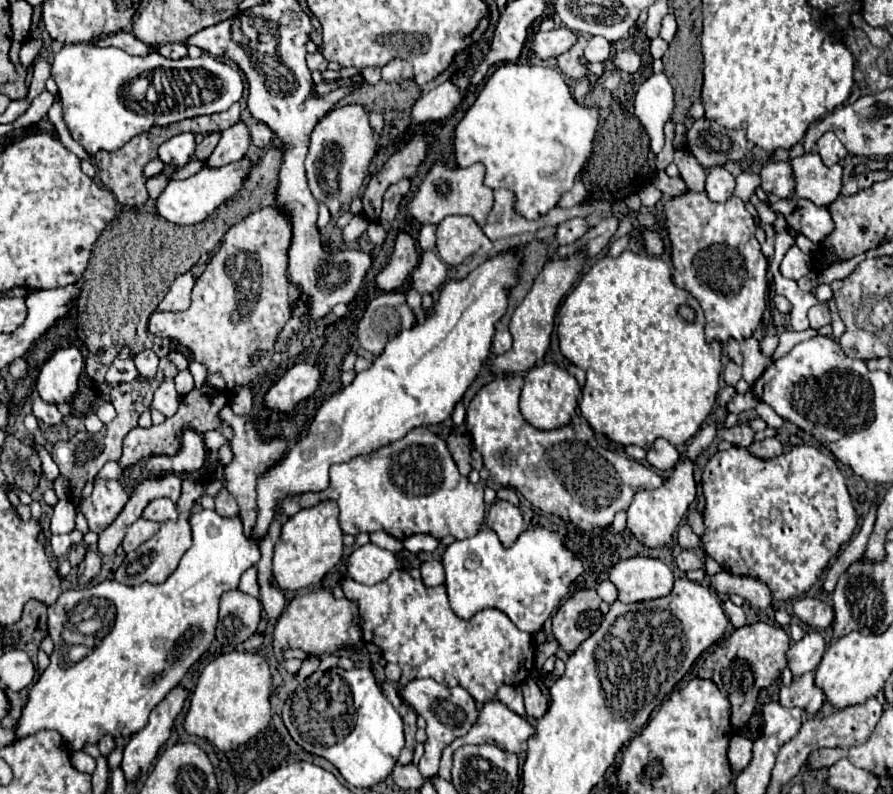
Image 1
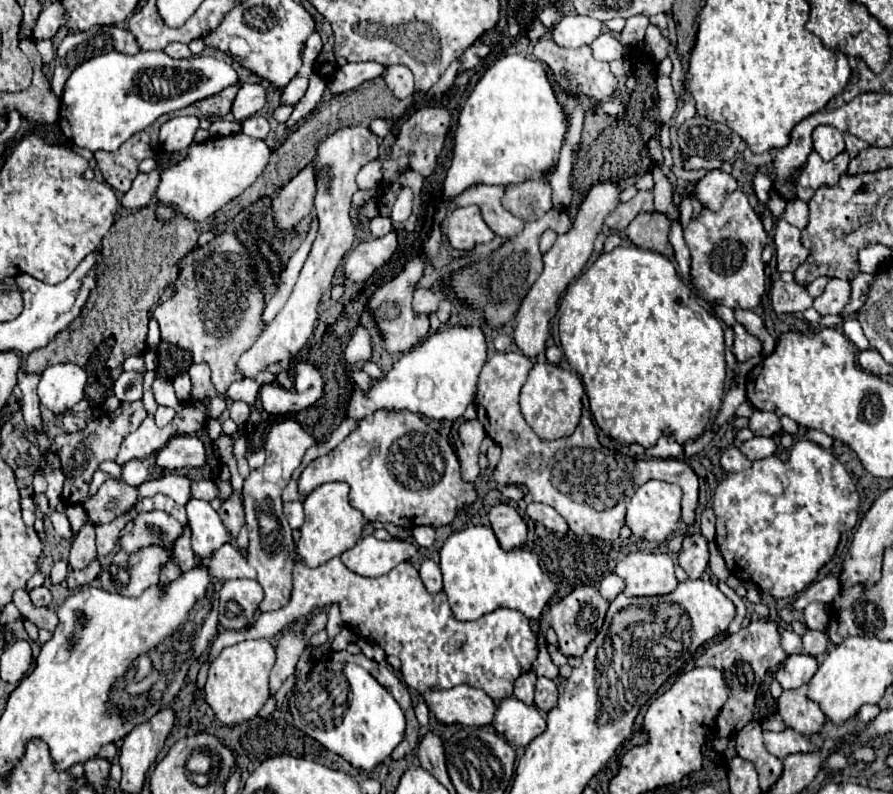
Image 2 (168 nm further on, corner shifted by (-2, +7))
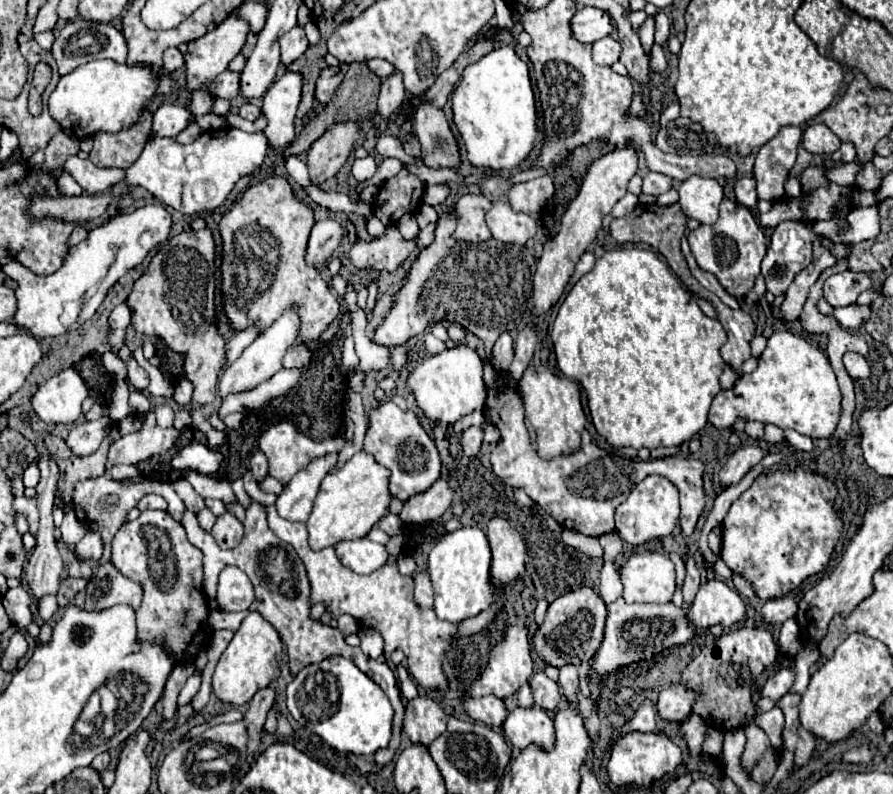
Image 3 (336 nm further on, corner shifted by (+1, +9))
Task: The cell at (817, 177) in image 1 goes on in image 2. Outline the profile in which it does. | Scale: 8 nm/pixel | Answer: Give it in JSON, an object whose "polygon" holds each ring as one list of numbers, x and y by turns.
{"polygon":[[812,151,806,161,806,169,802,169,800,177,796,179,798,199,810,201,810,197,820,185,836,185,840,175,848,169,848,163,850,157,846,151,842,151,832,161,822,161,822,157,816,151]]}

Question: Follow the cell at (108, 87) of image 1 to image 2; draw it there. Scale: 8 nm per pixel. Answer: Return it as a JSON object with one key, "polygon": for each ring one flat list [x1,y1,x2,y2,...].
{"polygon":[[116,51,92,57,78,65,66,81,64,93,60,97,60,129,62,133,78,147,90,149,92,153,98,149,116,151,124,141,128,141,134,133,152,125,160,115,168,111,182,109,190,103,196,103,204,97,216,95,222,89,236,85,238,73,234,67,222,59,196,55,190,59,172,59,164,51,140,51,136,55,122,55]]}

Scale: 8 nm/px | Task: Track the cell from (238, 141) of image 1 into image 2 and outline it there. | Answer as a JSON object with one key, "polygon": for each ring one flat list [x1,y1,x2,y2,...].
{"polygon":[[242,83,232,105,232,115,236,121,244,121,262,109,266,103,266,89,260,83]]}

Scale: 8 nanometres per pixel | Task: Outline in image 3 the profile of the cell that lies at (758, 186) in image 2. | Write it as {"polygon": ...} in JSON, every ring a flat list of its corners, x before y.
{"polygon":[[741,175,735,181,735,197,741,205,749,209,757,209,757,181,751,175]]}

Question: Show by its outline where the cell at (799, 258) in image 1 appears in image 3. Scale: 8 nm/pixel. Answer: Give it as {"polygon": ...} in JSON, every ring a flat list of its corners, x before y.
{"polygon":[[783,221,775,227,771,245,761,263,769,293,785,293,797,271,811,263,811,241,813,233,799,221]]}

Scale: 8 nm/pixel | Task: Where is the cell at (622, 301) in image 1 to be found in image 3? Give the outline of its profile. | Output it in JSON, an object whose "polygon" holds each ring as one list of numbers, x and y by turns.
{"polygon":[[625,245,625,247,617,247,611,251,605,251,605,255,601,255,595,263,595,267,585,273,569,291,569,295,565,297,557,319,553,323,553,331,551,331,551,341,553,341,553,349,555,349,555,357,557,357,557,367,561,369,561,373,577,383,583,385,585,393,587,393,587,405,589,405,589,413,591,413,591,421,597,429,597,433,607,439,607,443,611,443,613,447,647,447,647,449,655,449,659,445,665,447,675,447,675,445,683,445,685,441,689,441,693,435,697,435,705,425,707,425,707,413,711,407,713,397,721,391,719,387,719,375,723,371,723,359,721,359,721,345,727,341,727,333,721,327,721,323,717,319,709,319,697,305,697,301,693,299,693,295,683,287,683,283,673,275,673,271,667,267,667,263,651,249,639,247,639,245]]}

